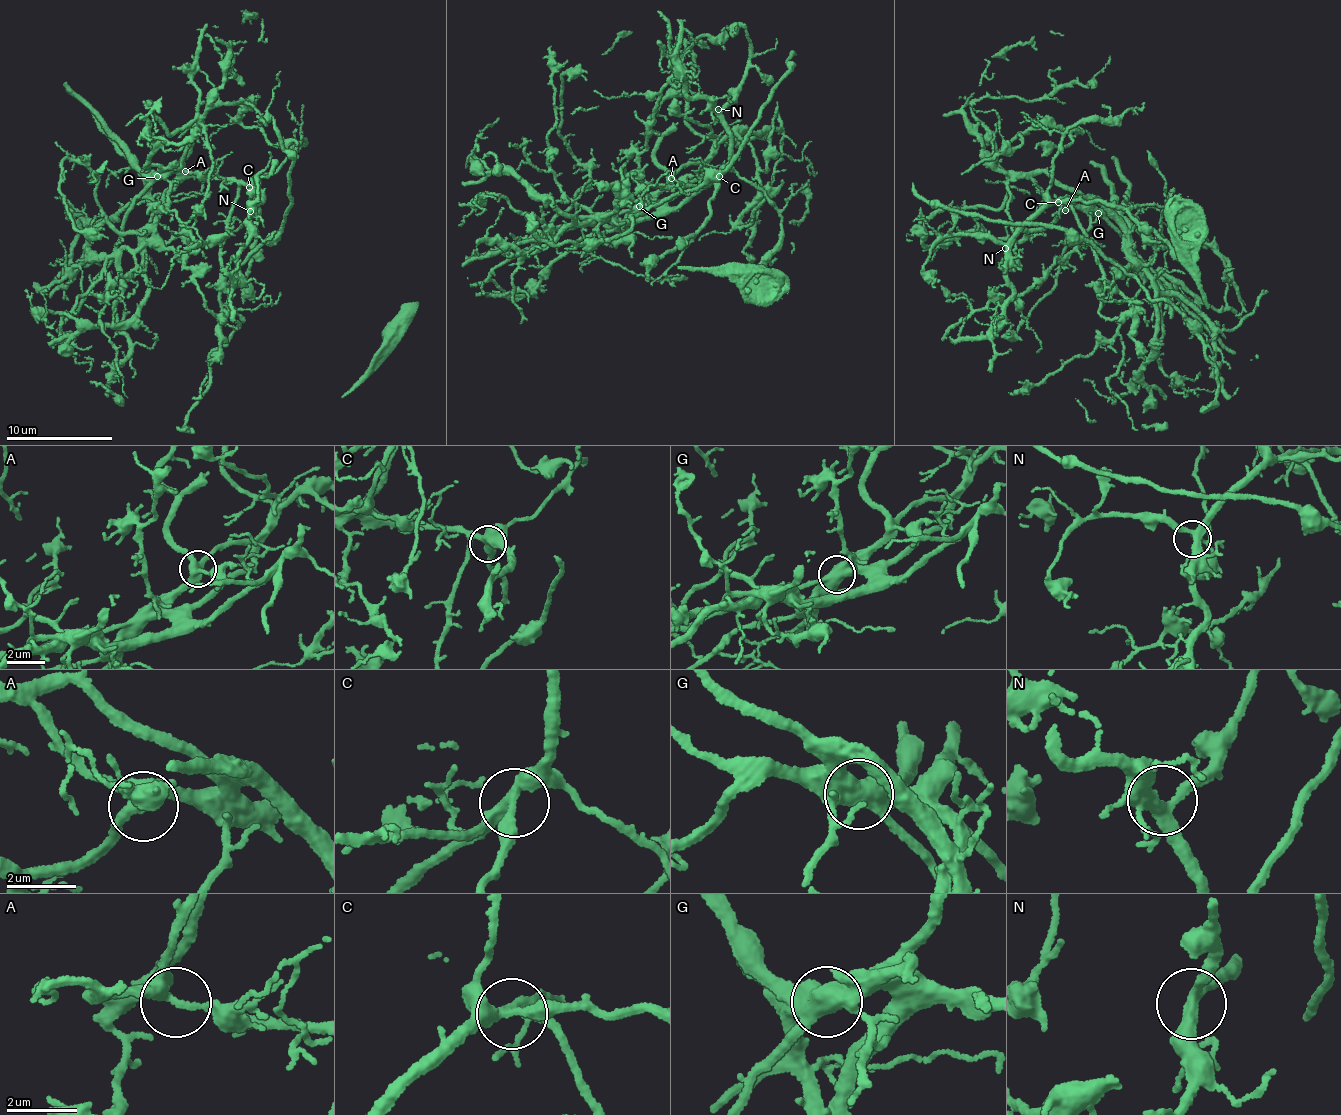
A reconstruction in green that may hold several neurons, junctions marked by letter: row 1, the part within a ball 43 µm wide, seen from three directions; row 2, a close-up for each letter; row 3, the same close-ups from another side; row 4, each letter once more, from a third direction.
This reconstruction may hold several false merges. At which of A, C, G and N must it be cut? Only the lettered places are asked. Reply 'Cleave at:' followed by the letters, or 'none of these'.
Cleave at: G

